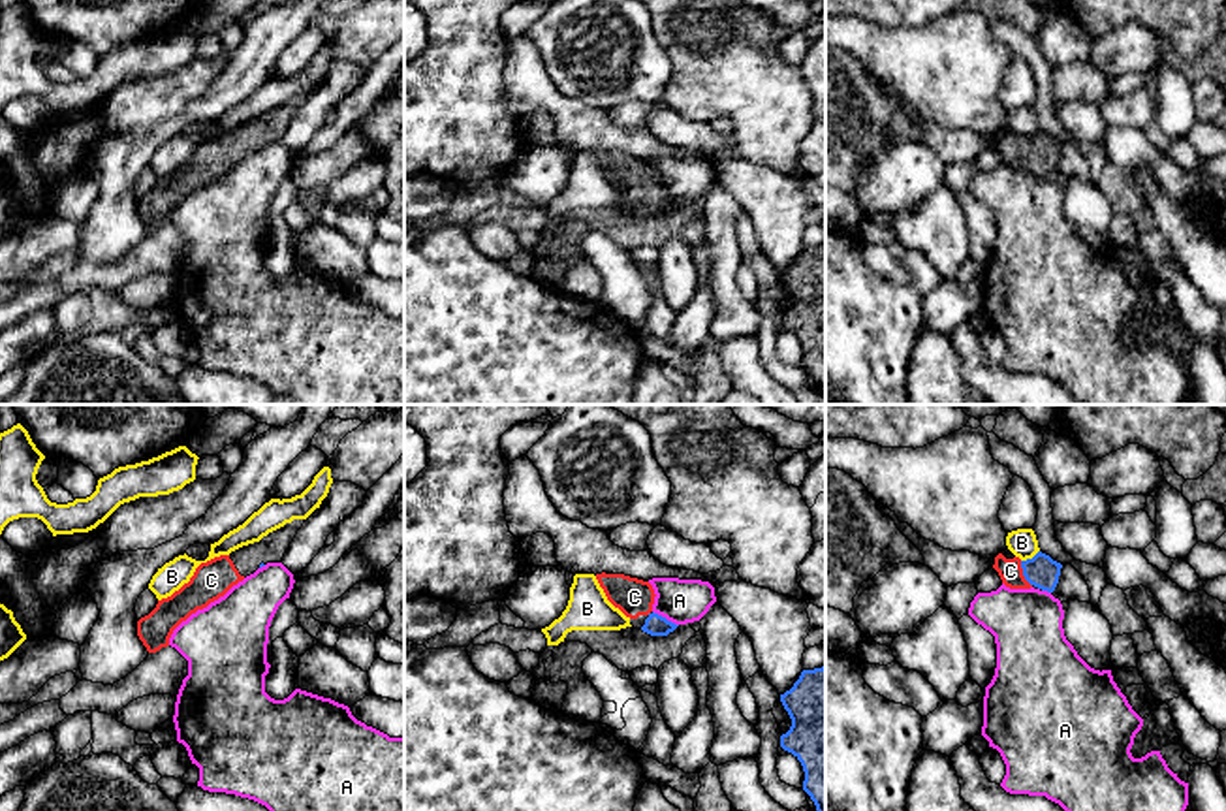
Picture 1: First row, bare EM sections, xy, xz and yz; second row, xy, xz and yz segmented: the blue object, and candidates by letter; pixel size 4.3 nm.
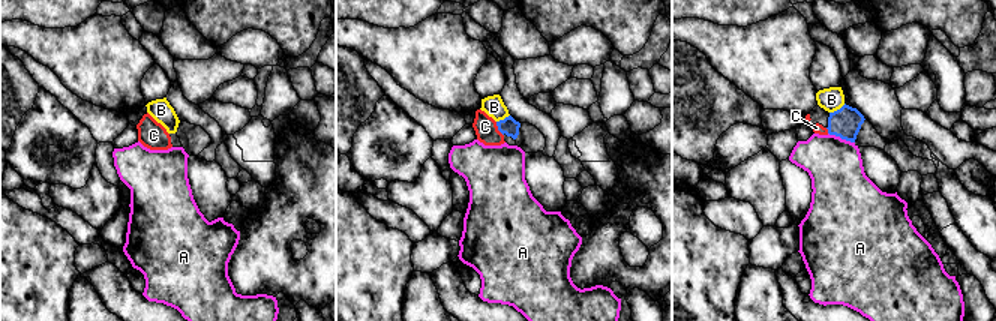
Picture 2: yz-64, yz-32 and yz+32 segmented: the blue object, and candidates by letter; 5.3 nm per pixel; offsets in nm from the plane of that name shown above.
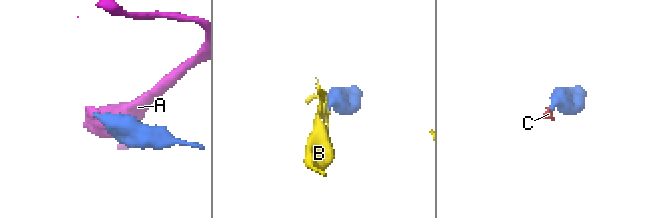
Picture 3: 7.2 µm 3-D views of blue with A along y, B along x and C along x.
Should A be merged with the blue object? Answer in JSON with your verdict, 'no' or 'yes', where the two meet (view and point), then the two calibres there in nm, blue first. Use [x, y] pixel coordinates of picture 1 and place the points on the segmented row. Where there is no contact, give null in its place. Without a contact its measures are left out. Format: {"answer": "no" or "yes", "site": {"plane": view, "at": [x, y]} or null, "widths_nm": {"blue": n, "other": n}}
{"answer": "no", "site": {"plane": "xz", "at": [664, 618]}, "widths_nm": {"blue": 90, "other": 190}}

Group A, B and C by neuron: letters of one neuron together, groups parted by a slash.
A / B / C

